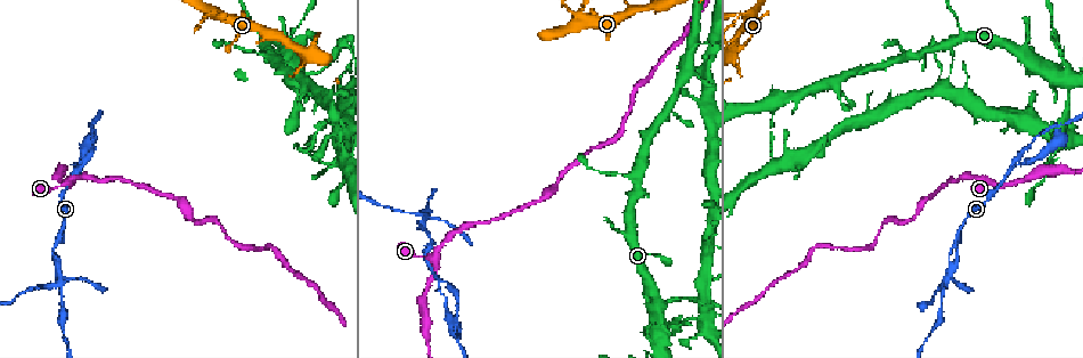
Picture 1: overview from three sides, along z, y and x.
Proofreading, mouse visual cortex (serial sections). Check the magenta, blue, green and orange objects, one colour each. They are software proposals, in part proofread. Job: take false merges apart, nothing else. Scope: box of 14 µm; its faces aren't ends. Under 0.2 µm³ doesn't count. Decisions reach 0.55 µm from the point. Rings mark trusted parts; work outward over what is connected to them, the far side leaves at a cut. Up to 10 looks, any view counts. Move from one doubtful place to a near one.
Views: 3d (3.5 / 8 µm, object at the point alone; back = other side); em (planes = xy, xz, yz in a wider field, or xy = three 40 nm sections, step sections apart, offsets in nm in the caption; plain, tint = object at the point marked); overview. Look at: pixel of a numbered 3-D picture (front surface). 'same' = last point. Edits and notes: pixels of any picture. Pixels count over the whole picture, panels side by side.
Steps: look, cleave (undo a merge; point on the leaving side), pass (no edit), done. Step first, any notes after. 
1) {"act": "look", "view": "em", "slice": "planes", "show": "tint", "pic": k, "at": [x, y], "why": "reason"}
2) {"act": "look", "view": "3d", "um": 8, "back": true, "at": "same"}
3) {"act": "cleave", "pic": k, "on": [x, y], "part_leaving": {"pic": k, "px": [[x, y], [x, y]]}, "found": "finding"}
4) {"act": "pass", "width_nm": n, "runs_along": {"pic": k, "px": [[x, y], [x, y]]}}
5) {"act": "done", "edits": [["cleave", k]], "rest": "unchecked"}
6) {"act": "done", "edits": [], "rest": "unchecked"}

{"act": "look", "view": "3d", "um": 3.5, "pic": 1, "at": [581, 22], "why": "abrupt turn"}

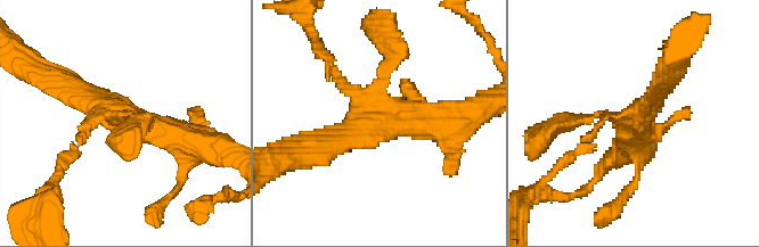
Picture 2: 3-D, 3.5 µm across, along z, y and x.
{"act": "look", "view": "em", "slice": "planes", "show": "tint", "pic": 2, "at": [380, 119], "arms": 4, "arm_widths_nm": [100, 150, 300, 450], "why": "need the tissue"}

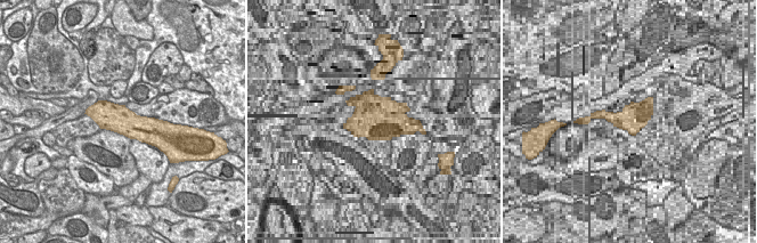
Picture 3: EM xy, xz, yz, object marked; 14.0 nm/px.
{"act": "pass", "runs_along": {"pic": 2, "px": [[195, 150], [66, 83]]}, "found": "one cell here"}

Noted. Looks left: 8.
{"act": "look", "view": "em", "slice": "xy", "step": 1, "show": "tint", "pic": 1, "at": [631, 10], "why": "sharp bend"}

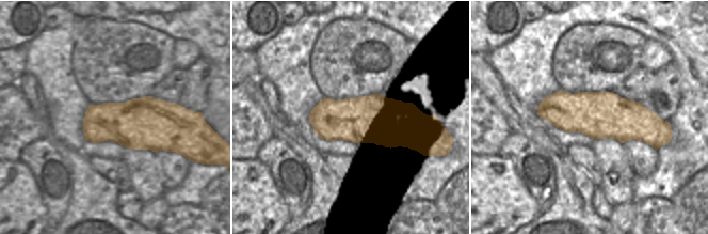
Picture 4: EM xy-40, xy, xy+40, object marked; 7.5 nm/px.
{"act": "look", "view": "3d", "um": 3.5, "at": "same", "why": "wider look"}

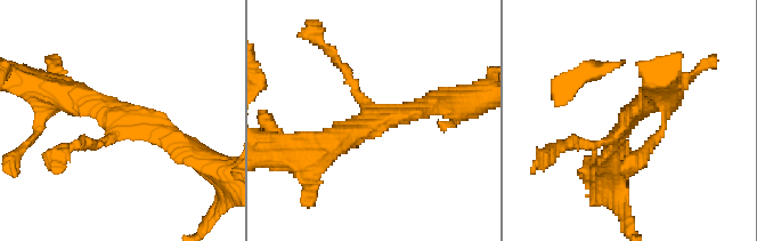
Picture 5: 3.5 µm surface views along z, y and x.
{"act": "pass", "arms": 3, "arm_widths_nm": [150, 250, 450], "runs_along": {"pic": 5, "px": [[59, 95], [154, 123], [189, 147]]}, "found": "all the same cell"}

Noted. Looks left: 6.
{"act": "look", "view": "3d", "um": 8, "pic": 1, "at": [439, 288]}

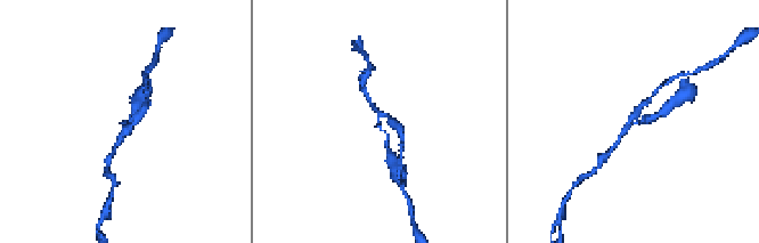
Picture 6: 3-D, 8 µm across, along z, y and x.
{"act": "look", "view": "em", "slice": "planes", "show": "tint", "pic": 6, "at": [124, 124]}

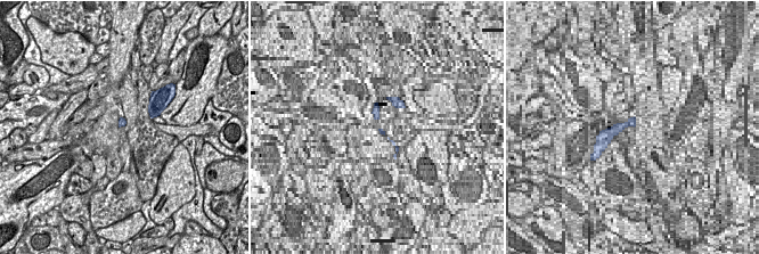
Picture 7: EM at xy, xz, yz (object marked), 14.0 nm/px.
{"act": "pass", "runs_along": {"pic": 6, "px": [[613, 147], [628, 126], [660, 113]]}, "found": "continuous, no second cell"}

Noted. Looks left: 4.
{"act": "look", "view": "3d", "um": 3.5, "pic": 1, "at": [457, 332], "why": "thin neck"}

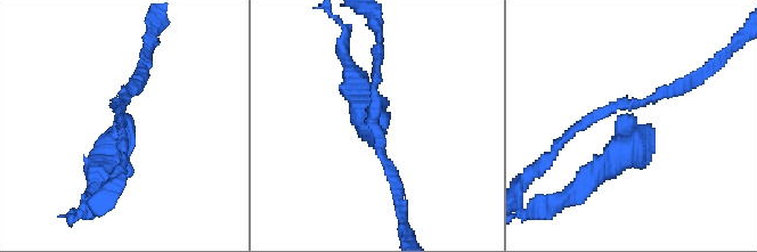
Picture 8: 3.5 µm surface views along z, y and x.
{"act": "look", "view": "em", "slice": "xy", "step": 1, "show": "tint", "pic": 8, "at": [121, 107], "arm_widths_nm": [200, 400], "why": "shape alone is not enough"}

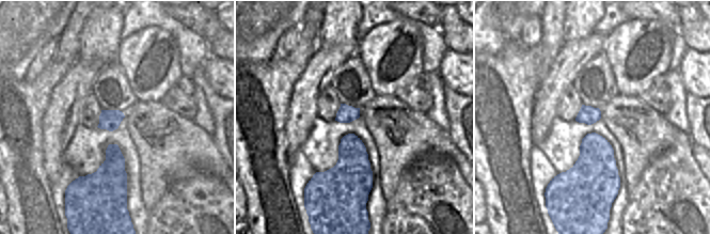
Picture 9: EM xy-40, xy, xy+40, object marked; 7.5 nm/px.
{"act": "pass", "runs_along": {"pic": 8, "px": [[603, 167], [636, 103], [694, 79]]}, "found": "all the same cell"}

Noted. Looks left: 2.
{"act": "done", "edits": [], "rest": "unchecked"}

